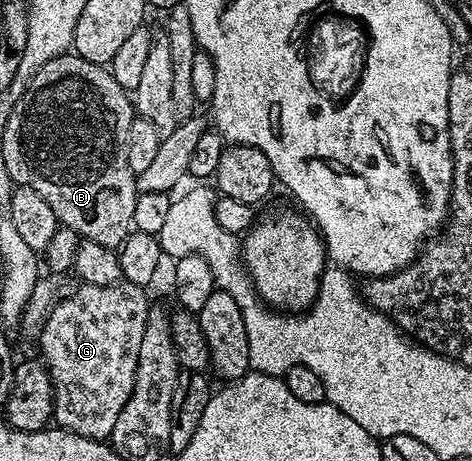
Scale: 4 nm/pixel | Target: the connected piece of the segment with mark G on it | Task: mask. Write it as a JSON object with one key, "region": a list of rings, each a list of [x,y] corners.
{"region":[[[122,280],[112,286],[76,285],[71,295],[60,297],[47,319],[43,329],[38,331],[41,361],[51,377],[51,387],[55,393],[53,422],[60,430],[80,434],[83,438],[110,439],[113,424],[121,416],[121,408],[129,400],[135,383],[137,352],[141,352],[141,336],[145,336],[147,323],[148,291],[142,286]]]}

